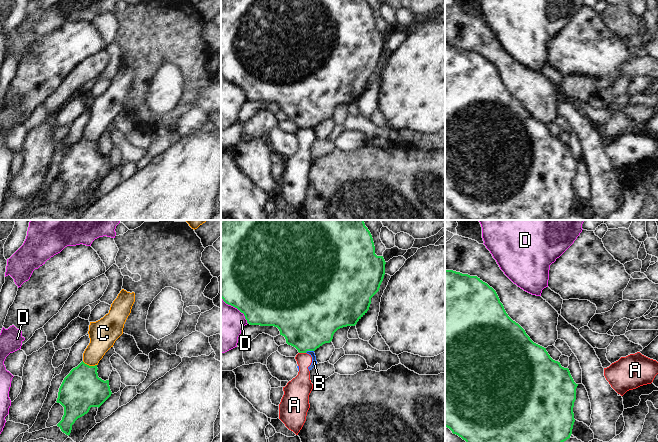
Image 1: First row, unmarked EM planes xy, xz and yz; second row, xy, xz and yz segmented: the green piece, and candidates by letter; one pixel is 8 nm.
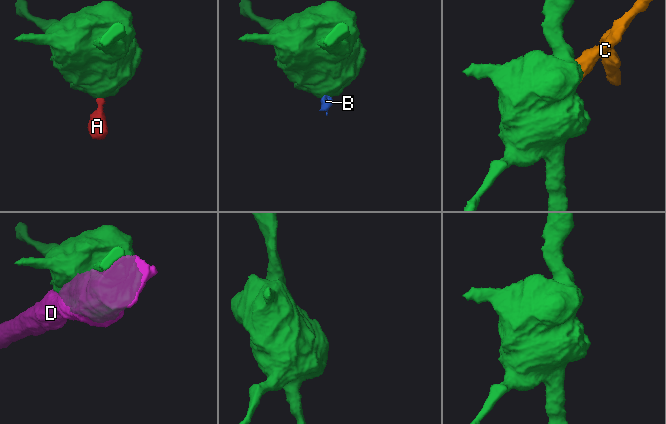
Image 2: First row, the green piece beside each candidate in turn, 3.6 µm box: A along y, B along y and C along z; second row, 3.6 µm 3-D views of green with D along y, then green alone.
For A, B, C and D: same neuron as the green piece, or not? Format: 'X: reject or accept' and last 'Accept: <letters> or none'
A: reject
B: reject
C: reject
D: reject
Accept: none

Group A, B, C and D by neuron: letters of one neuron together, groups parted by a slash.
A B C / D

